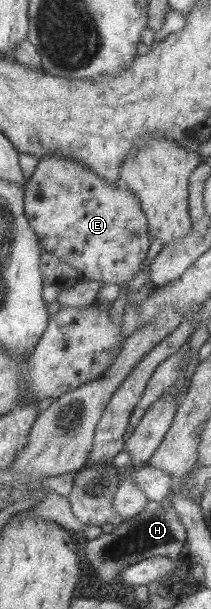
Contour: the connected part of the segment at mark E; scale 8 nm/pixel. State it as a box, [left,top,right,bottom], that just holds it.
[24,156,149,285]

